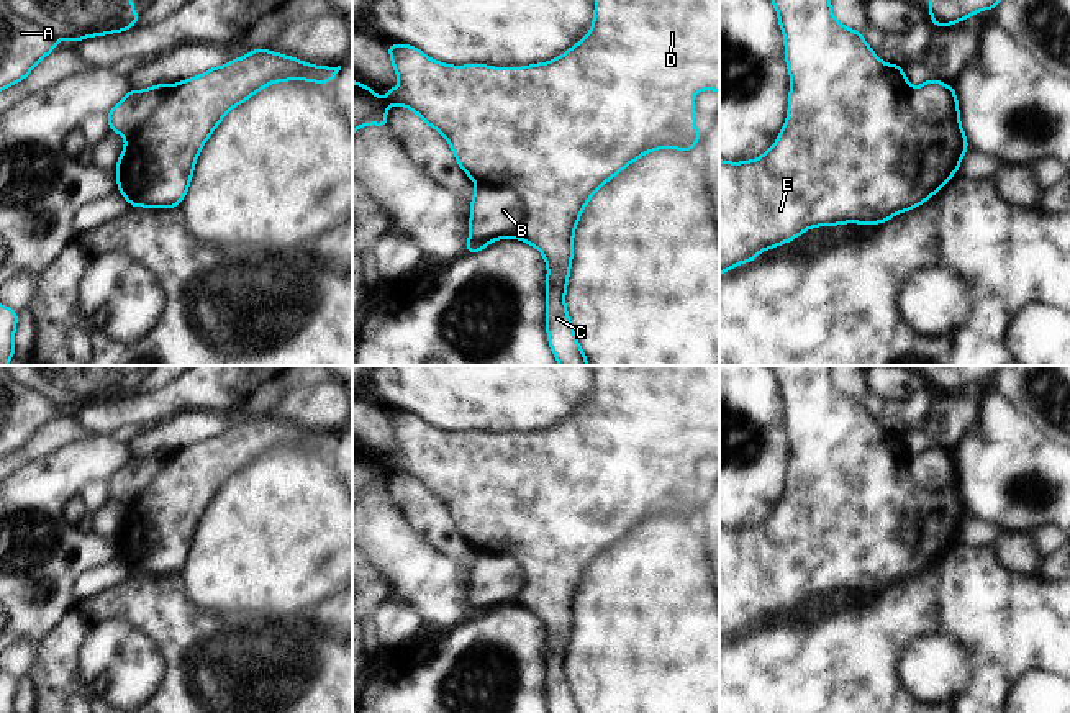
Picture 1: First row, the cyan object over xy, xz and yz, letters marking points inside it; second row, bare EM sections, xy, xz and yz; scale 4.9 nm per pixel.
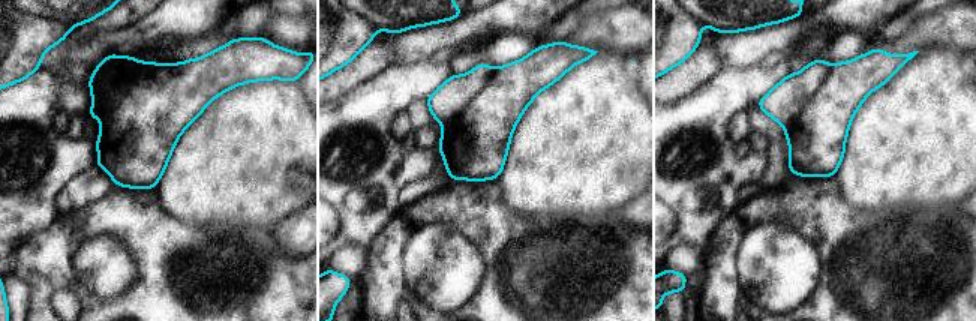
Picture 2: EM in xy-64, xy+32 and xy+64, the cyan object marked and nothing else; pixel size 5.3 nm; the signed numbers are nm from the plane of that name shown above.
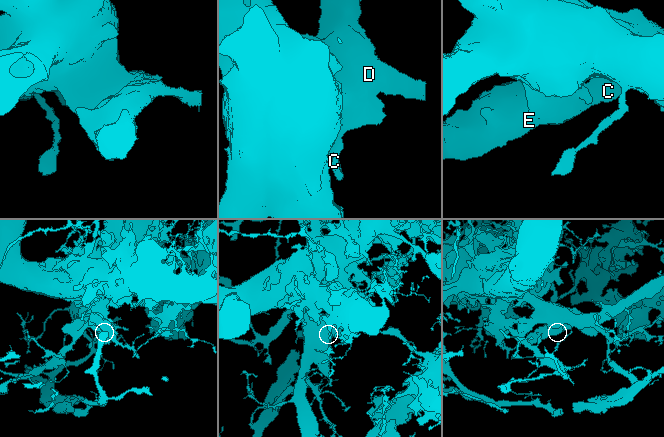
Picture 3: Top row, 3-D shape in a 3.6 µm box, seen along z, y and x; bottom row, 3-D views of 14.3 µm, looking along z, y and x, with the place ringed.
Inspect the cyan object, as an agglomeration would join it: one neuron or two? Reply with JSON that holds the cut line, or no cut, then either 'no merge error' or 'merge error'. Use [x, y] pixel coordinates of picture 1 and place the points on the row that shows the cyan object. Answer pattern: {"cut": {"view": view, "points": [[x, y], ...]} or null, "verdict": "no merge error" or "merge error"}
{"cut": {"view": "xz", "points": [[477, 187], [507, 187], [520, 199], [523, 222], [515, 236]]}, "verdict": "merge error"}

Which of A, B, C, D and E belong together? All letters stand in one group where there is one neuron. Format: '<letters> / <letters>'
A C D E / B

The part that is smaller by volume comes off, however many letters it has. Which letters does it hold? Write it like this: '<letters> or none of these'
B

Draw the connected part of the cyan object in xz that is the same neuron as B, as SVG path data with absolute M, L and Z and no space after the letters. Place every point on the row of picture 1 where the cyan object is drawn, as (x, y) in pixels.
M475 188L470 202L467 254L475 254L492 241L515 238L523 223L521 198L508 188Z

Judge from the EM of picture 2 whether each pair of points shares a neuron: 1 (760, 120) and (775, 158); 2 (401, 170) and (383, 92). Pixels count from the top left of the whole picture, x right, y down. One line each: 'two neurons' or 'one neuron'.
1: one neuron
2: one neuron

